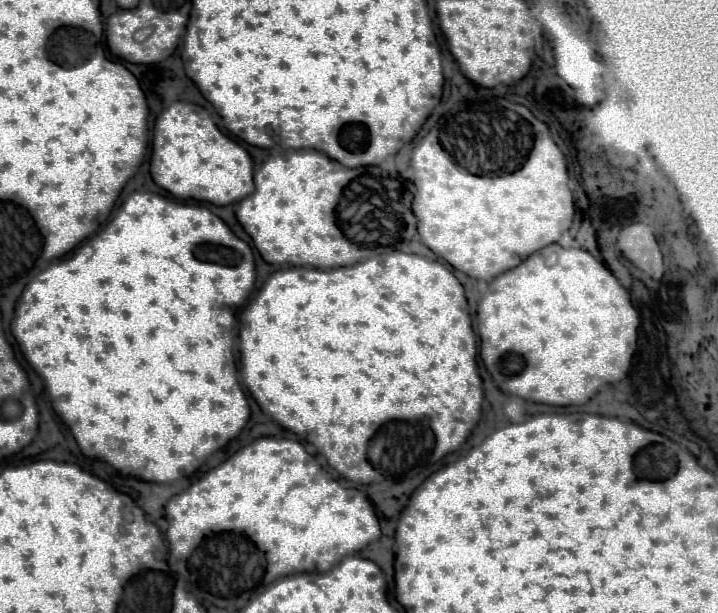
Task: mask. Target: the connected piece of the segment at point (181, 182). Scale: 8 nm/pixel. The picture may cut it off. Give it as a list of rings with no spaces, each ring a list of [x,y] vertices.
[[[174,102],[158,116],[152,140],[150,174],[154,182],[172,196],[228,206],[254,192],[252,170],[254,160],[248,150],[220,132],[206,108],[190,102]]]

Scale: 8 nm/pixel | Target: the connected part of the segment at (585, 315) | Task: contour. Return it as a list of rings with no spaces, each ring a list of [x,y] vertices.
[[[554,246],[552,252],[556,254],[556,262],[552,266],[548,266],[546,264],[546,258],[540,252],[536,252],[536,254],[528,256],[524,260],[524,264],[520,264],[520,266],[504,272],[504,274],[500,274],[500,276],[496,276],[488,284],[488,290],[486,290],[484,298],[482,298],[482,302],[478,304],[478,334],[480,334],[480,340],[482,340],[480,356],[482,356],[484,364],[486,364],[486,368],[492,370],[494,380],[500,382],[500,388],[502,390],[506,390],[510,394],[516,394],[520,398],[530,398],[532,402],[542,402],[542,404],[550,404],[550,406],[580,406],[580,404],[586,404],[598,392],[598,388],[602,384],[620,382],[628,374],[632,356],[636,352],[636,340],[638,340],[640,320],[638,320],[636,308],[632,306],[630,292],[590,252],[586,252],[582,248],[560,248],[560,246]]]

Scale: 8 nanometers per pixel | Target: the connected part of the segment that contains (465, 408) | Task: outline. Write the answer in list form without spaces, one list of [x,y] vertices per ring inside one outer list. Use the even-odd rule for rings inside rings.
[[[404,240],[400,244],[396,244],[394,248],[388,248],[388,250],[380,250],[380,256],[372,256],[368,260],[362,260],[362,262],[356,262],[352,266],[342,266],[342,268],[316,268],[316,266],[289,266],[288,264],[270,264],[262,258],[262,254],[258,252],[258,248],[254,246],[253,241],[253,254],[256,271],[258,272],[258,278],[263,283],[258,296],[254,302],[248,304],[248,308],[240,314],[240,326],[242,330],[239,332],[240,341],[240,360],[242,360],[242,380],[244,380],[244,386],[252,392],[254,400],[260,404],[260,408],[272,416],[274,420],[278,420],[284,428],[292,430],[300,440],[304,442],[310,442],[318,448],[318,452],[328,460],[328,464],[332,468],[336,468],[346,480],[350,480],[352,484],[372,484],[372,482],[380,482],[380,476],[384,480],[406,480],[406,478],[412,478],[416,476],[420,470],[424,470],[426,466],[438,462],[440,458],[444,458],[446,454],[454,452],[470,434],[470,430],[474,428],[474,424],[480,420],[480,408],[484,400],[484,391],[482,388],[482,378],[478,374],[478,364],[476,364],[476,336],[474,336],[474,330],[472,330],[472,320],[470,320],[470,312],[468,312],[468,300],[464,296],[464,288],[462,284],[456,280],[456,276],[452,274],[450,268],[439,261],[433,252],[425,247],[421,242],[418,244],[412,243],[413,241]]]

